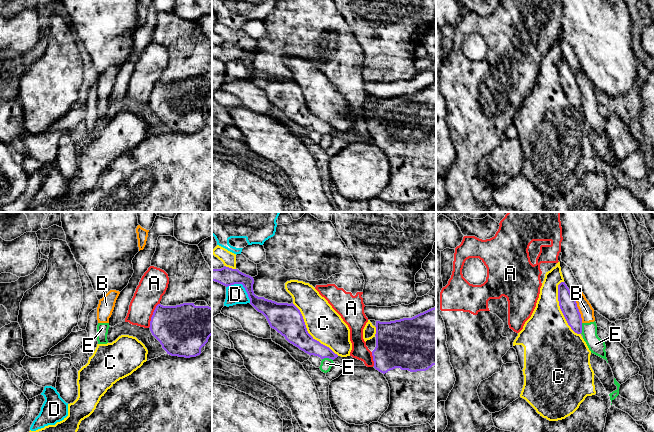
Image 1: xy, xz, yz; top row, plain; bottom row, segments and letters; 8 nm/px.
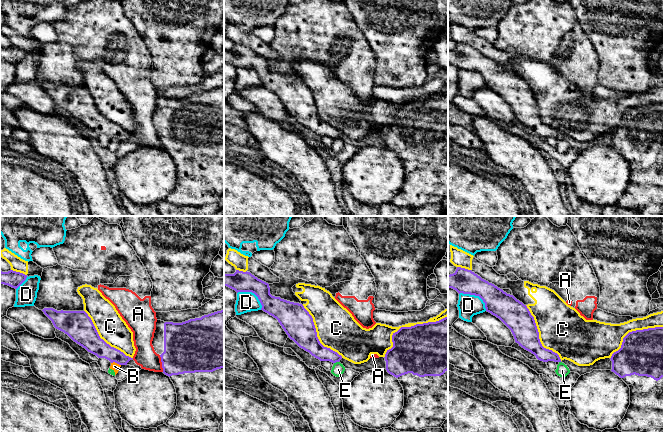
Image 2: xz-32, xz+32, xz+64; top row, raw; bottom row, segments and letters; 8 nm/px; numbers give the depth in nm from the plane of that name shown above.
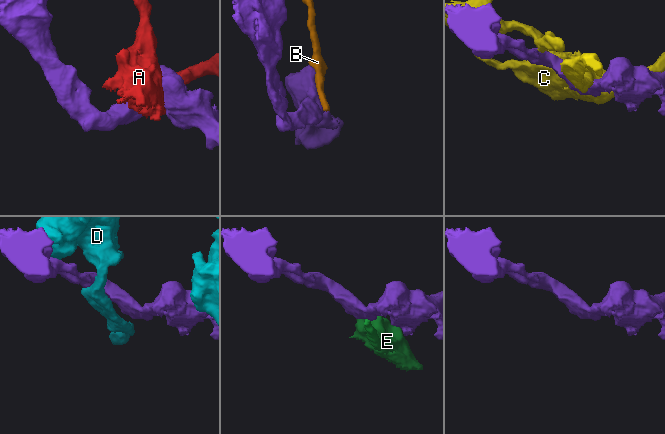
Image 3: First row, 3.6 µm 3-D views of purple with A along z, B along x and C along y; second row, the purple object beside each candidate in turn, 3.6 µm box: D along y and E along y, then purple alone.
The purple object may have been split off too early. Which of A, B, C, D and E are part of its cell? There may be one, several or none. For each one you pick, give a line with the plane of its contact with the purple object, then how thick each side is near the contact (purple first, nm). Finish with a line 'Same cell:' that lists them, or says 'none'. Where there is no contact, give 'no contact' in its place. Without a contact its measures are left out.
Same cell: none

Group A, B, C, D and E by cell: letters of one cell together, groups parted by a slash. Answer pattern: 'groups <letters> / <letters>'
groups A / B E / C / D

